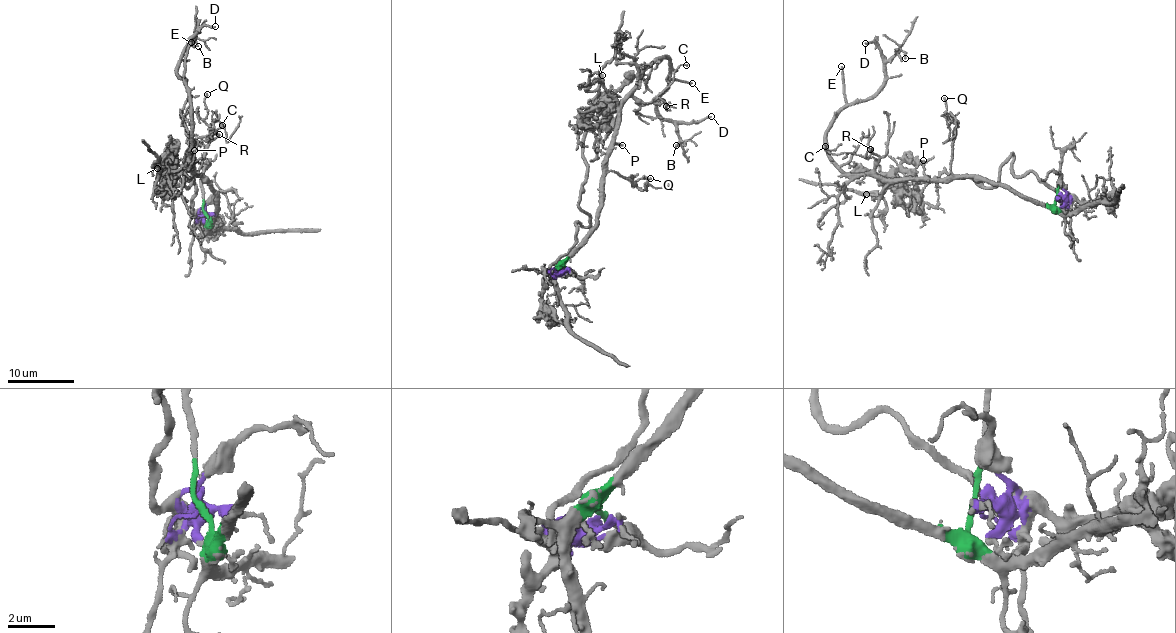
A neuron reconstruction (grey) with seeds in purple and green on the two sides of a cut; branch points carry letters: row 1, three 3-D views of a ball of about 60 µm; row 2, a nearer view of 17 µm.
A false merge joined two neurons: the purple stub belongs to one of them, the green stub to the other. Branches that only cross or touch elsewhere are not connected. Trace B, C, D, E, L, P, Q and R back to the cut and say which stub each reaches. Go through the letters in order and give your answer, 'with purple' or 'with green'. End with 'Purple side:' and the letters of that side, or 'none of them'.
B: with green
C: with green
D: with green
E: with green
L: with purple
P: with green
Q: with green
R: with green
Purple side: L

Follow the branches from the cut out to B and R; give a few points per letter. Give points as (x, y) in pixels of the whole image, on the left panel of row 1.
B: (204, 214), (209, 220), (217, 196), (182, 162), (193, 128), (187, 90), (176, 72), (195, 37), (198, 46)
R: (204, 214), (209, 220), (217, 196), (202, 177), (182, 162), (190, 147), (219, 133)

